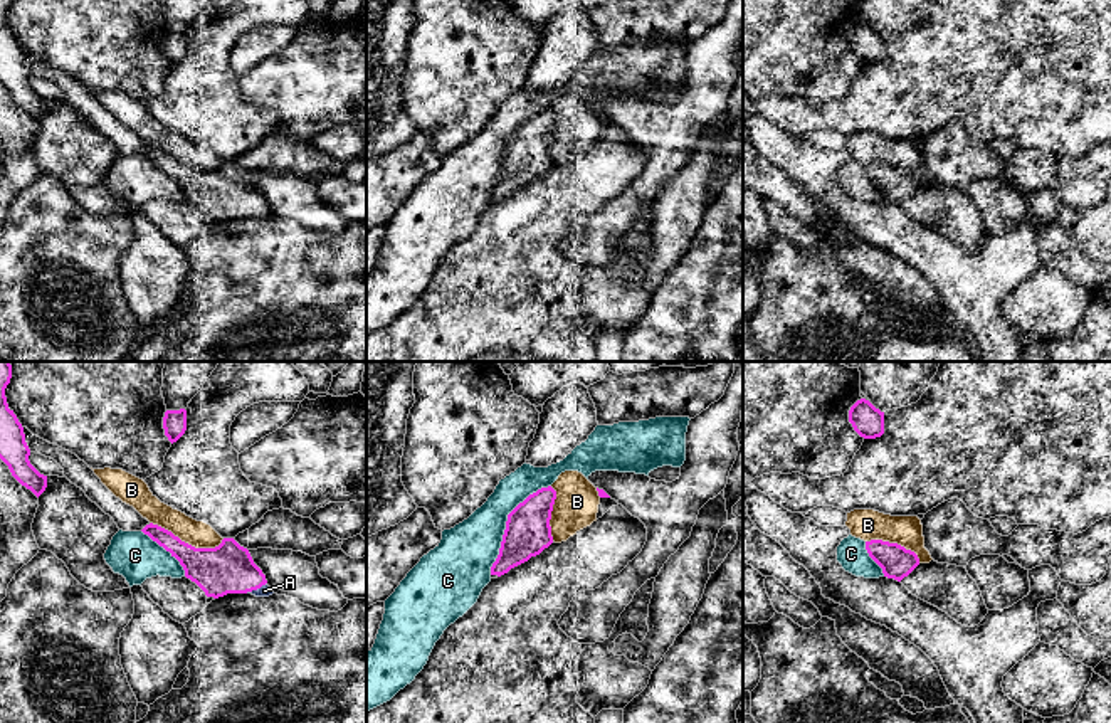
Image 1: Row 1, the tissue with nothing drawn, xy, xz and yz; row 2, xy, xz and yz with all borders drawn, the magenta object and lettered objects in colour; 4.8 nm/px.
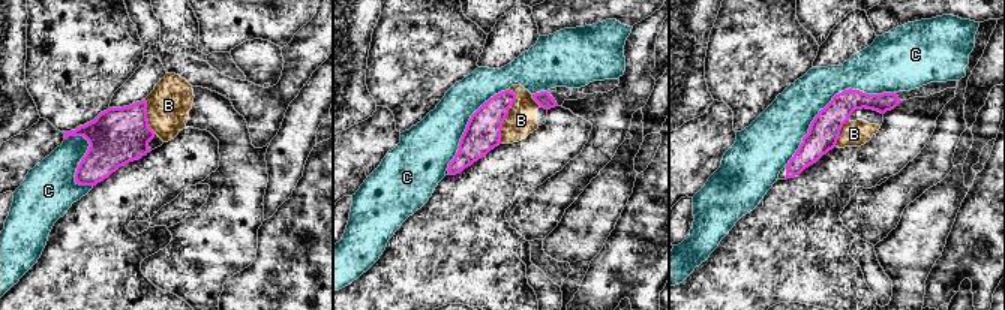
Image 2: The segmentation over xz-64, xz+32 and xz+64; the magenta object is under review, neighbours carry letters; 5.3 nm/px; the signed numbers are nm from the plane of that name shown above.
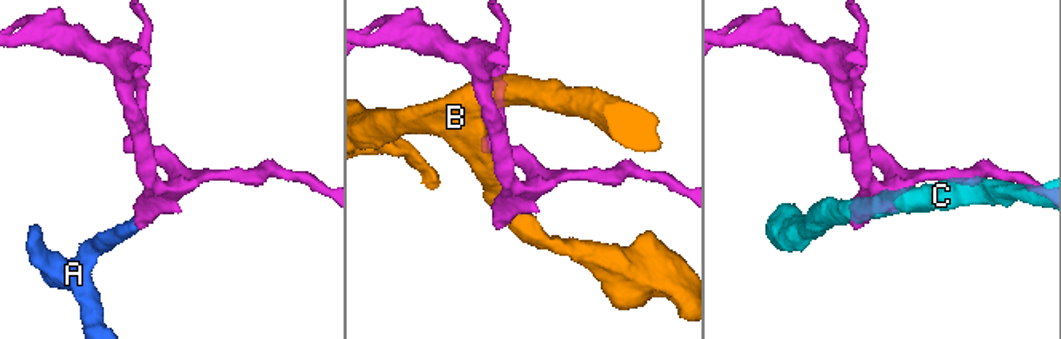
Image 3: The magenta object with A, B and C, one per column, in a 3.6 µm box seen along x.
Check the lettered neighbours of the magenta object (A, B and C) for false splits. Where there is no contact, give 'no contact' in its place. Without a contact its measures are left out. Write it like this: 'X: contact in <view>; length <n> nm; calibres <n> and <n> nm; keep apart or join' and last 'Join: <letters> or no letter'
A: contact in xy; length 120 nm; calibres 240 and 60 nm; join
B: contact in xy; length 360 nm; calibres 240 and 130 nm; keep apart
C: contact in xz; length 500 nm; calibres 220 and 280 nm; keep apart
Join: A

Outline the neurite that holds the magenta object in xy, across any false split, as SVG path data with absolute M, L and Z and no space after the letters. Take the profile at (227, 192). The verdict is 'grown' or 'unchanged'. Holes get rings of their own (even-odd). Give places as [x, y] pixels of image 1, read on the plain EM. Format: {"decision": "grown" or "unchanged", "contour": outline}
{"decision": "grown", "contour": "M153 146L141 155L170 175L183 190L185 200L195 205L207 220L219 222L227 217L269 220L274 217L249 173L234 161L224 161L215 172L195 172Z"}

